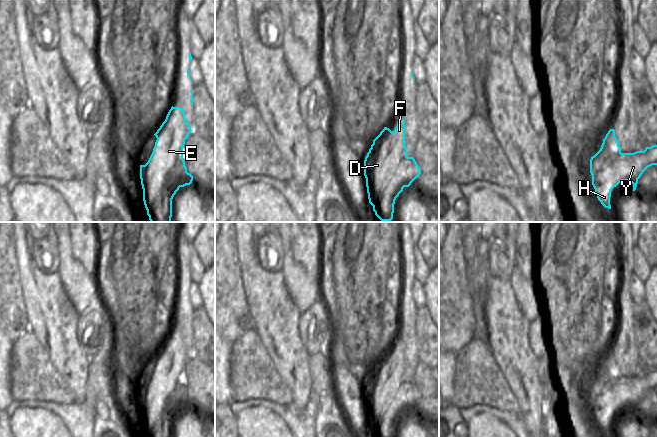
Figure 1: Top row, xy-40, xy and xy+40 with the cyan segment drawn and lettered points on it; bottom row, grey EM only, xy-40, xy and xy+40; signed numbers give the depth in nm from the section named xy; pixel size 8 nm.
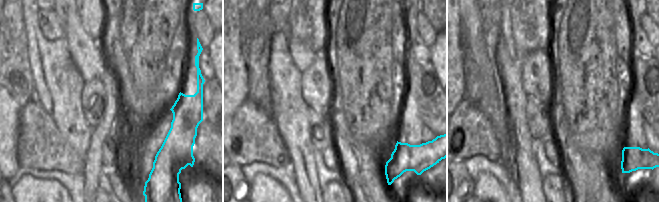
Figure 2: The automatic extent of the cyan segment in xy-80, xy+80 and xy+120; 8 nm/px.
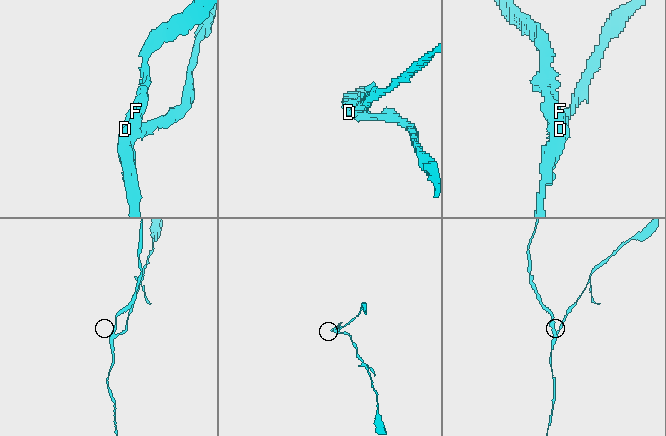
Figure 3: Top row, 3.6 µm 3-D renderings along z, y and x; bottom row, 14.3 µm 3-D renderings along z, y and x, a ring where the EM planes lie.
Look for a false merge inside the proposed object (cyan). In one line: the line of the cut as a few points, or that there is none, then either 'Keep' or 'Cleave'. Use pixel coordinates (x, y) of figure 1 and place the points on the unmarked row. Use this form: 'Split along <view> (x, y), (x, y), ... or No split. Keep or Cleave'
Split along xy-40 (183, 384), (169, 398), (161, 418), (145, 431). Cleave

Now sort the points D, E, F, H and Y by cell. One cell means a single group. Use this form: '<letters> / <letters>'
D E F H / Y

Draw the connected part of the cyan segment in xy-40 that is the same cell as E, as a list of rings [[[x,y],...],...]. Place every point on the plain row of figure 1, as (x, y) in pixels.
[[[172,330],[166,340],[165,345],[154,358],[157,364],[148,386],[145,389],[140,389],[140,403],[145,431],[152,429],[161,419],[167,408],[169,398],[173,392],[180,385],[184,385],[183,370],[191,355],[191,350],[185,344],[185,336],[183,332]]]

